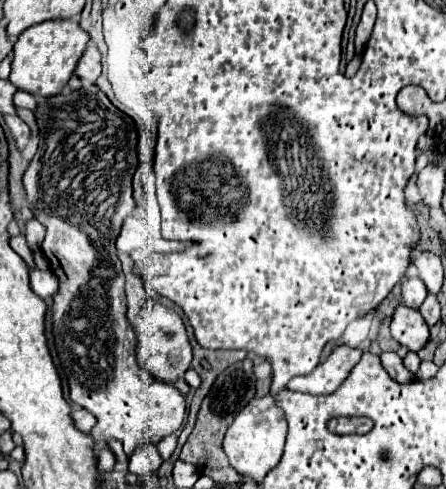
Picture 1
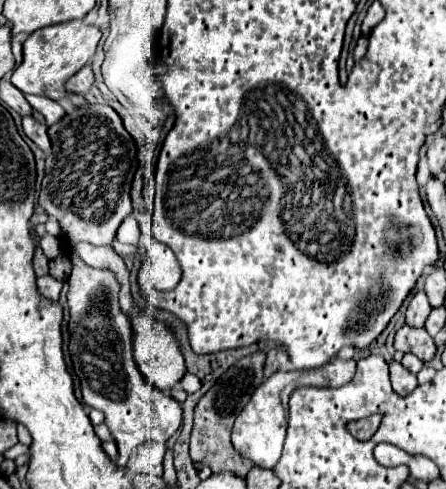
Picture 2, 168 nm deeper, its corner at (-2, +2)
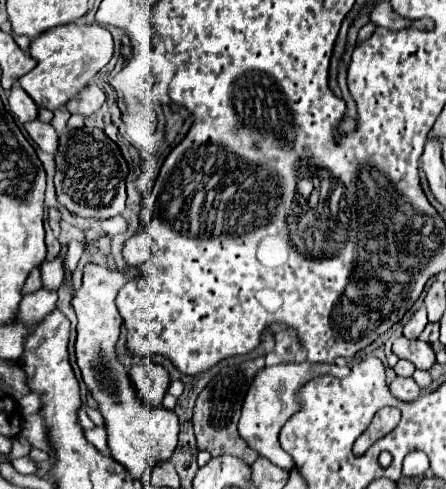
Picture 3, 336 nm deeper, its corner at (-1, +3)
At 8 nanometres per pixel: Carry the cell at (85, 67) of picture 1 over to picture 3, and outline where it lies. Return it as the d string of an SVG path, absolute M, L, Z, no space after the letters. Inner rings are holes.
M89 84L83 92L79 92L79 96L75 96L75 100L71 100L71 104L67 104L65 108L71 112L71 114L81 114L81 116L91 116L95 114L101 104L105 102L105 94L103 90L99 90L99 86L95 84Z

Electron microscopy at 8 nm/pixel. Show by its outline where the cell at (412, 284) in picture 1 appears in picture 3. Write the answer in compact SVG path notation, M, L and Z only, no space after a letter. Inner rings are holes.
M419 308L415 314L413 314L413 318L405 324L405 328L403 328L403 336L407 338L407 340L417 340L419 338L419 334L423 332L423 328L427 326L427 314L425 314L425 308Z

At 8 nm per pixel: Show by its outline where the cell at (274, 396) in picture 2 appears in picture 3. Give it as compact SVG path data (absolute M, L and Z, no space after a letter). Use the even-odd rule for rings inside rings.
M303 362L303 364L275 364L275 366L265 366L255 374L255 380L251 382L251 386L247 388L247 394L243 398L243 410L241 410L241 420L239 420L239 436L253 448L257 450L261 456L269 458L273 464L291 470L293 468L293 460L287 456L287 452L279 446L279 430L283 428L283 424L299 412L299 408L291 408L291 406L299 406L297 400L297 390L301 386L305 386L309 380L323 376L323 374L331 374L337 378L343 378L349 374L349 368L343 366L339 368L337 364L313 364L313 362Z

